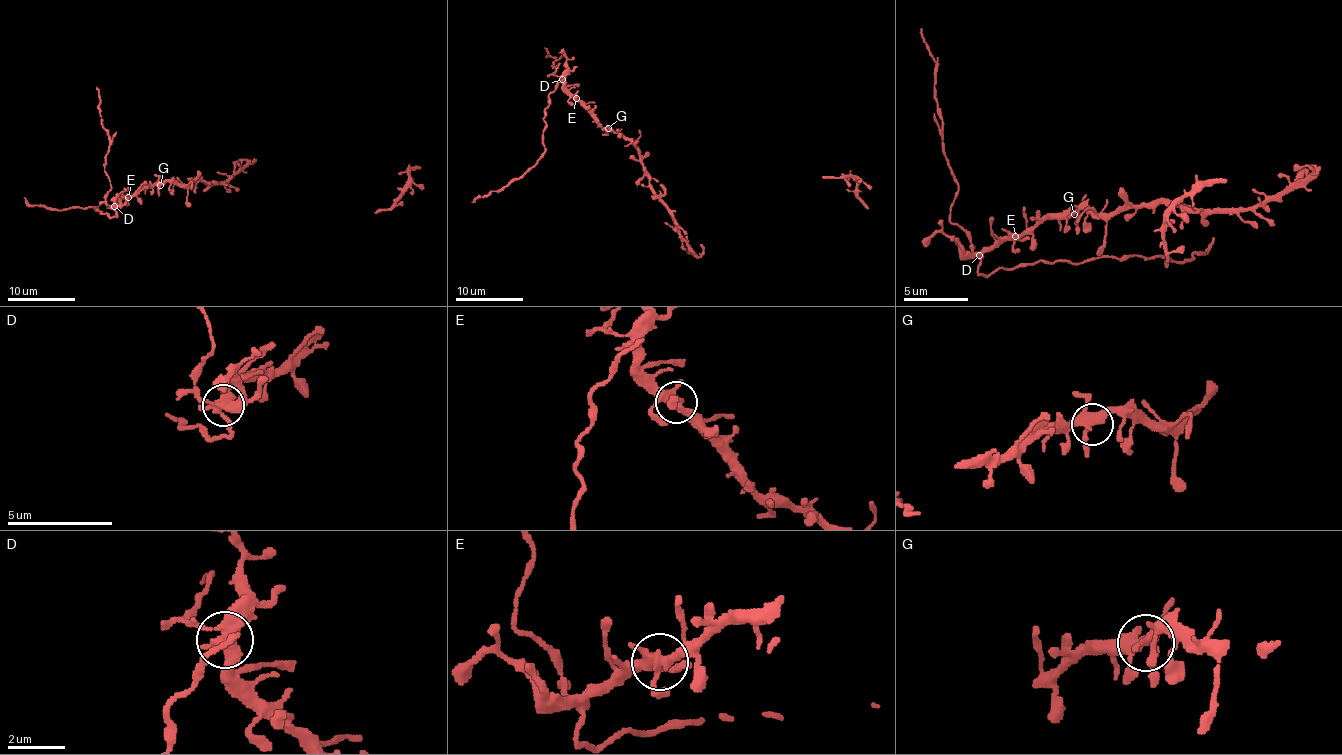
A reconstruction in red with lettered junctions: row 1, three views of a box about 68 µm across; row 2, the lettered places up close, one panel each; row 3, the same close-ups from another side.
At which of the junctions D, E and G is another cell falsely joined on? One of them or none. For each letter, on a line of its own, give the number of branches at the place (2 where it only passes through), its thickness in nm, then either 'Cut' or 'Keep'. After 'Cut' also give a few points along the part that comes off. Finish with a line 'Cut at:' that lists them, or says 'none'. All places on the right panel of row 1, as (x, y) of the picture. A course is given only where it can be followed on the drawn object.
D: Branches: 4. Thickness 400 nm. Cut. Course of the part to remove: (980, 256), (977, 269), (986, 275), (1009, 269), (1083, 259), (1151, 256), (1186, 262), (1203, 253), (1212, 236)
E: Branches: 4. Thickness 360 nm. Keep
G: Branches: 4. Thickness 360 nm. Keep
Cut at: D

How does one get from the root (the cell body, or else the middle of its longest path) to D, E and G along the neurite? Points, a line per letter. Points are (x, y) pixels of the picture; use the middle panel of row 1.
D: (649, 179), (641, 152), (629, 140), (615, 132), (608, 132), (564, 86), (563, 79)
E: (649, 179), (641, 152), (629, 140), (615, 132), (608, 132), (576, 98)
G: (649, 179), (641, 152), (629, 140), (608, 128)

